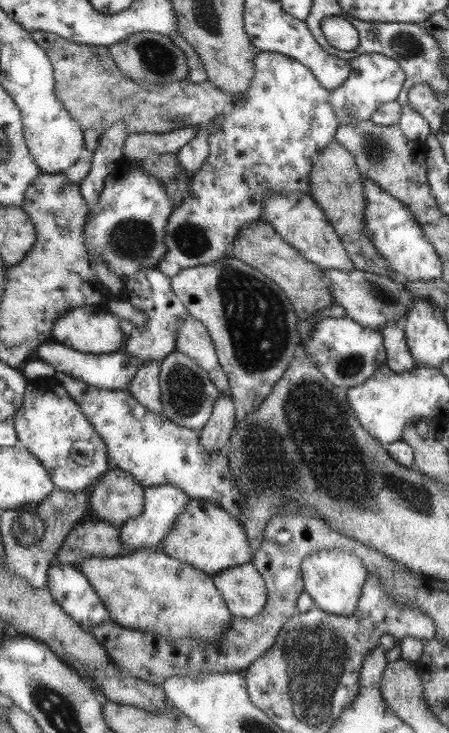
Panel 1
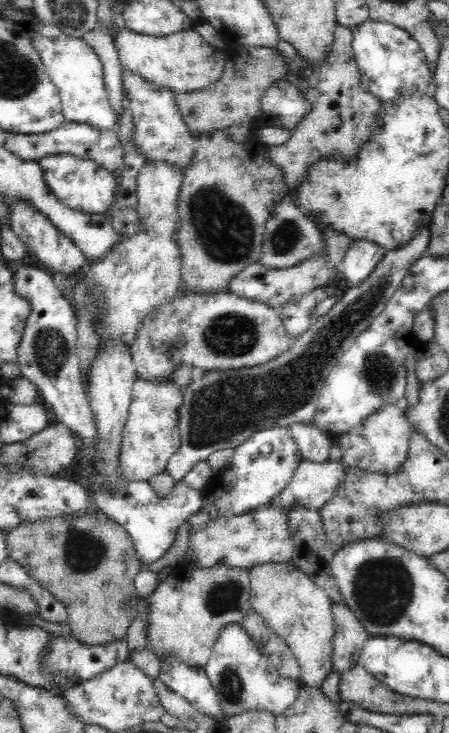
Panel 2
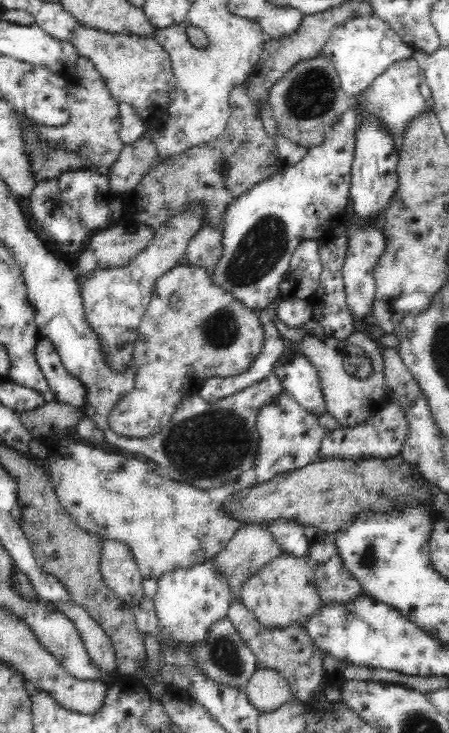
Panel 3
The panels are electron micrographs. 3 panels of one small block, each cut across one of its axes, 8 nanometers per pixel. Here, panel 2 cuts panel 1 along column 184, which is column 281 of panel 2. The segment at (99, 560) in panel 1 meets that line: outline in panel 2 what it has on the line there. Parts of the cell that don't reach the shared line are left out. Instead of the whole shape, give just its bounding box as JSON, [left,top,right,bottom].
[249,563,335,688]

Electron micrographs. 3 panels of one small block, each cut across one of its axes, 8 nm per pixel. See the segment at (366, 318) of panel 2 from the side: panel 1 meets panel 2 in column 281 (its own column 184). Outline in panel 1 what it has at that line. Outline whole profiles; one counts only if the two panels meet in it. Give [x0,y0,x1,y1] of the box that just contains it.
[158,350,219,431]

